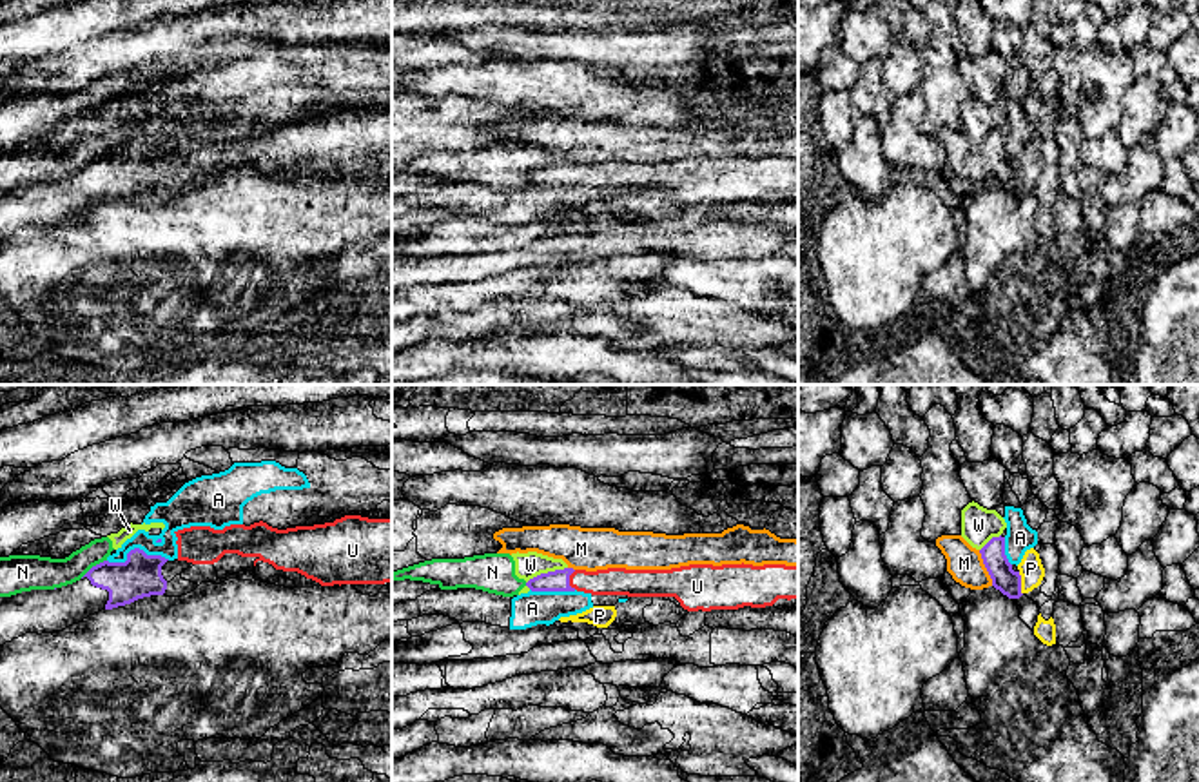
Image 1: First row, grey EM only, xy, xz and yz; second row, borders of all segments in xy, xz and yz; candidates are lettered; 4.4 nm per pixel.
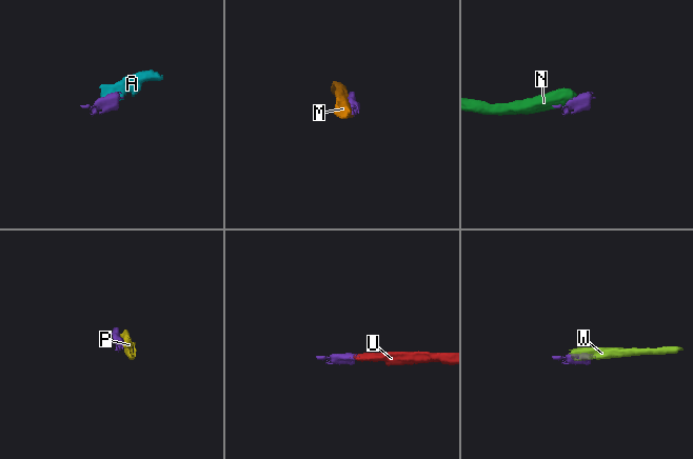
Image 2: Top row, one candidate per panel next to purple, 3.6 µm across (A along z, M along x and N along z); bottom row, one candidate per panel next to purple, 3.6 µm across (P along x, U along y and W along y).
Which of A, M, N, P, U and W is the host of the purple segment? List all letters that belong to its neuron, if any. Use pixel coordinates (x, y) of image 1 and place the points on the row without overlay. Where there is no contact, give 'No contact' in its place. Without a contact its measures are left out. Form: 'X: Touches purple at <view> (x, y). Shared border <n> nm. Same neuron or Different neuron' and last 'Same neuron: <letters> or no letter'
A: Touches purple at xy (136, 142). Shared border 280 nm. Different neuron
M: Touches purple at yz (985, 160). Shared border 170 nm. Different neuron
N: Touches purple at xy (93, 160). Shared border 150 nm. Different neuron
P: Touches purple at yz (1020, 176). Shared border 110 nm. Different neuron
U: Touches purple at xz (568, 173). Shared border 90 nm. Same neuron
W: Touches purple at xz (545, 167). Shared border 200 nm. Different neuron
Same neuron: U

